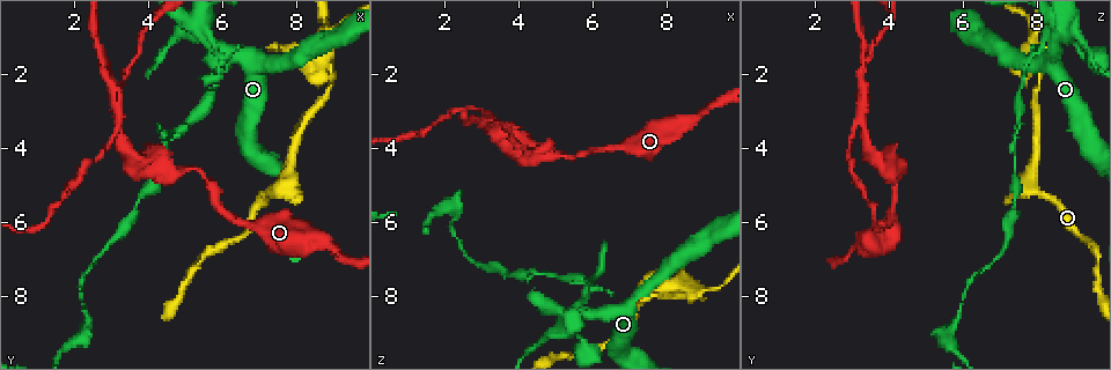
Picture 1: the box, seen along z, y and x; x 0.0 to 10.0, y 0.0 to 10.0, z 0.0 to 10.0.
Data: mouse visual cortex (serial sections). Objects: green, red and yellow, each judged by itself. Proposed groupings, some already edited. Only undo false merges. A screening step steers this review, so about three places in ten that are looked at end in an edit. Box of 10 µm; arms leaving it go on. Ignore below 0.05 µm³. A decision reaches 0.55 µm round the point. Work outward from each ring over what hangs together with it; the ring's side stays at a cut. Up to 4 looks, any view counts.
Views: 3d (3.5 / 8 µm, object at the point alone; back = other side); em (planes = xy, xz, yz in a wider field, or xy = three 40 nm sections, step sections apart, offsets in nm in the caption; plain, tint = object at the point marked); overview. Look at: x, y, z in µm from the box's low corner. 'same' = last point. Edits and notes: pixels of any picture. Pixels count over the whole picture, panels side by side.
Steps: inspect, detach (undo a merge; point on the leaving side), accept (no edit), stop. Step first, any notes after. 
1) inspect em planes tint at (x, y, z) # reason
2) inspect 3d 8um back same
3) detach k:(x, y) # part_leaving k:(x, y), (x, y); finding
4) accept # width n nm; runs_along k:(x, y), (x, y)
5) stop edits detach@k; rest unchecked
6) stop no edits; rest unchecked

inspect 3d 3.5um at (8.75, 1.30, 7.90) # four or more arms meet

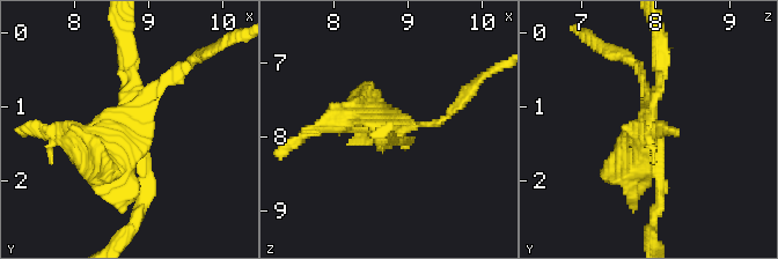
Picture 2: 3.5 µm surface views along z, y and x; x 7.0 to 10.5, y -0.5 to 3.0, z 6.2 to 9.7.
inspect em planes tint at (8.80, 1.35, 7.90) # now the EM

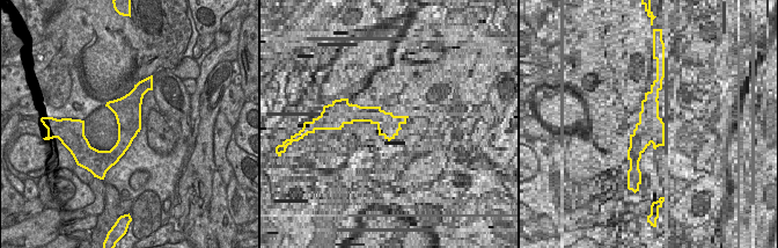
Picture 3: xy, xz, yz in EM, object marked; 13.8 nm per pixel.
detach 2:(123, 175) # part_leaving 2:(126, 145), (97, 148), (30, 127); two cells meet here

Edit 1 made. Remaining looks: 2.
inspect 3d 3.5um at (3.30, 3.30, 3.25) # side arm on a straight run

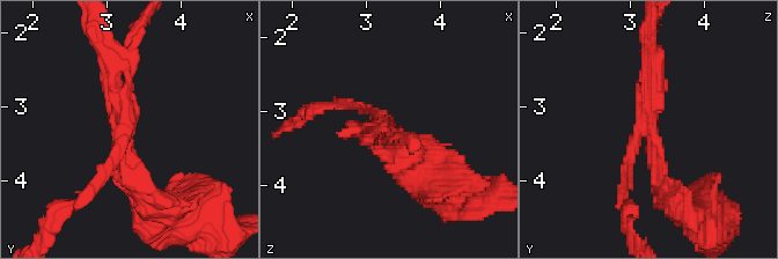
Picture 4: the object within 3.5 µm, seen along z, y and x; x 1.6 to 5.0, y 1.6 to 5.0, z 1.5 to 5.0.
detach 4:(105, 168) # two cells meet here

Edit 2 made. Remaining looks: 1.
stop edits detach@2, detach@4; rest unchecked

